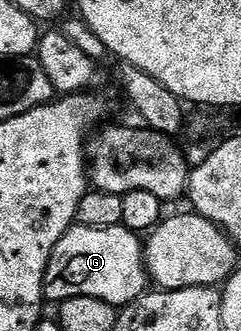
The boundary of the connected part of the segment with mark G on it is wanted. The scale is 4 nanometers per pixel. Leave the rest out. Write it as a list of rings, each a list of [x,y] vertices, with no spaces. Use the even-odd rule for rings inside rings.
[[[74,224],[55,244],[45,272],[46,303],[60,304],[68,298],[91,296],[124,308],[147,290],[143,242],[126,226],[87,228]]]

